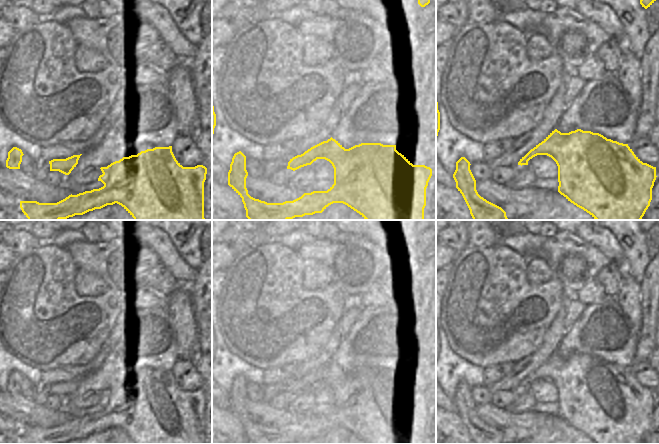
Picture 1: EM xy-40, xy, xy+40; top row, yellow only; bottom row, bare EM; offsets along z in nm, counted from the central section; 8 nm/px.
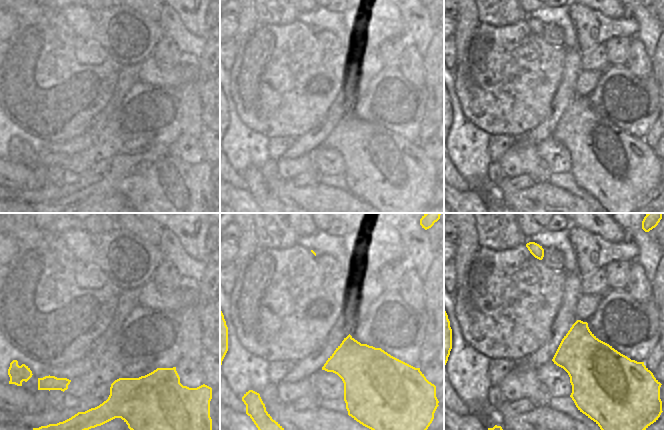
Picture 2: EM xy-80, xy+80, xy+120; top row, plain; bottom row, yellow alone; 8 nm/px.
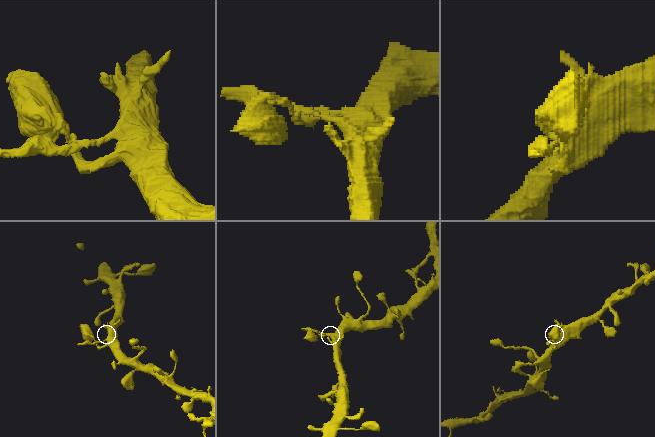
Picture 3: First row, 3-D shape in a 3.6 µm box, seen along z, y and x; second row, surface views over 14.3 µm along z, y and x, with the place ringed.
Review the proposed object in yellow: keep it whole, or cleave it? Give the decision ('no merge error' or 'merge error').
merge error

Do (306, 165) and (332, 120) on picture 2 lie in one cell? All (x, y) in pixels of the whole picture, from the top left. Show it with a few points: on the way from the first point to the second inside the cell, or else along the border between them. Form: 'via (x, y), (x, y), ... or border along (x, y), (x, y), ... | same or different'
border along (309, 153), (294, 158), (286, 158) | different

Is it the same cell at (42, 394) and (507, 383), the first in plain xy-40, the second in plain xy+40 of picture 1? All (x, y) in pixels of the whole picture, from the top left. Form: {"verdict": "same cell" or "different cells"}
{"verdict": "same cell"}

